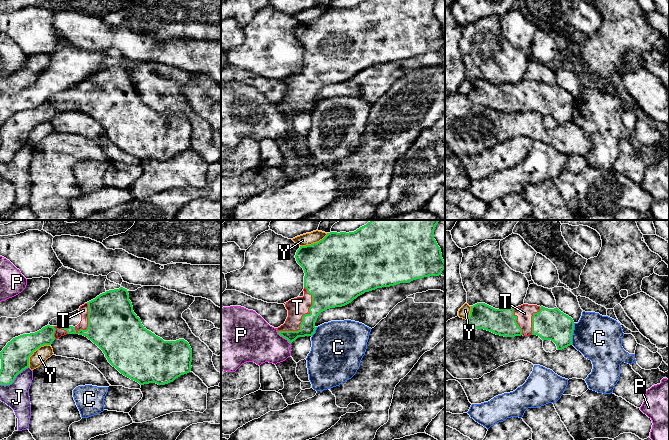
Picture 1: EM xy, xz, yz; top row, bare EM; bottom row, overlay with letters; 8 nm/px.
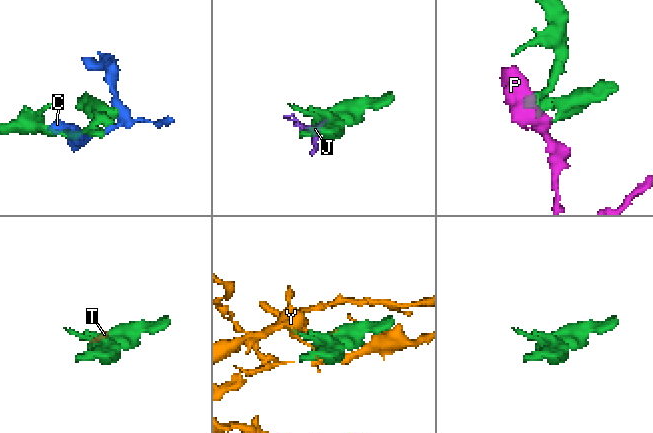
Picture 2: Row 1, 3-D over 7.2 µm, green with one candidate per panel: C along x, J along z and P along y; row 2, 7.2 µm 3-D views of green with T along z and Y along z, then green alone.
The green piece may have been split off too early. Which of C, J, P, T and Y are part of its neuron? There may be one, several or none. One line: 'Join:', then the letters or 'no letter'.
Join: T

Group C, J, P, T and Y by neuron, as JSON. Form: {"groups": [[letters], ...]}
{"groups": [["C"], ["J"], ["P"], ["T"], ["Y"]]}

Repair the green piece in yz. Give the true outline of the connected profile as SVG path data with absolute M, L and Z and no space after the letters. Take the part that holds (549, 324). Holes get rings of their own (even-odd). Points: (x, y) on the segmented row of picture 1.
M485 303L471 306L468 324L475 329L484 329L504 337L537 335L543 341L553 341L558 350L572 345L574 321L557 307L548 309L543 306L523 304L515 308L495 309Z

